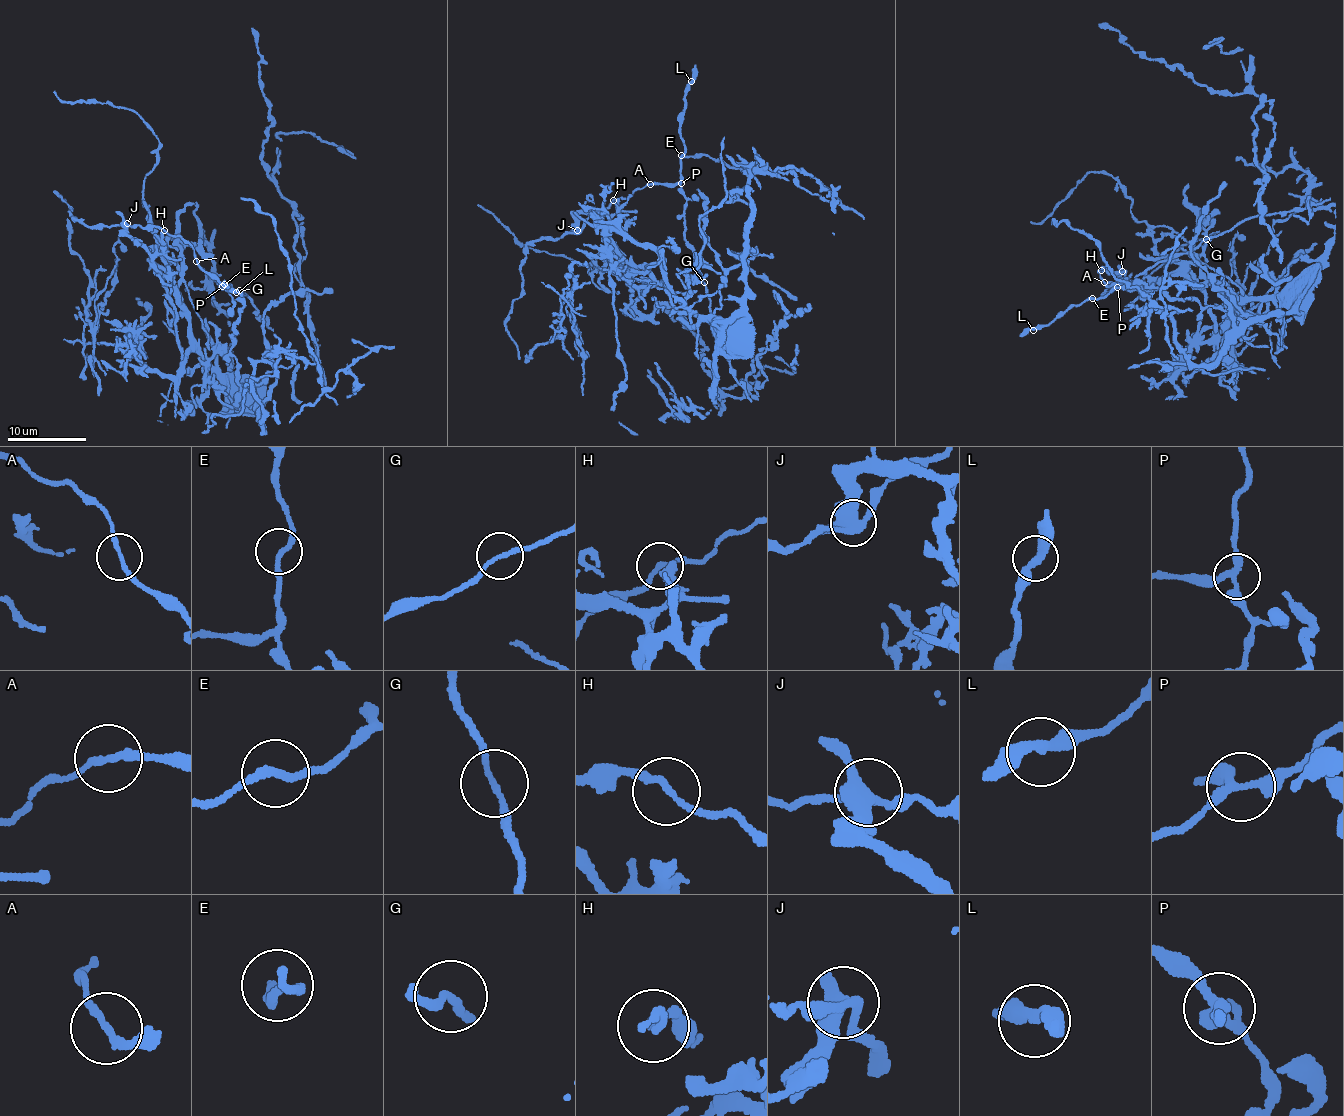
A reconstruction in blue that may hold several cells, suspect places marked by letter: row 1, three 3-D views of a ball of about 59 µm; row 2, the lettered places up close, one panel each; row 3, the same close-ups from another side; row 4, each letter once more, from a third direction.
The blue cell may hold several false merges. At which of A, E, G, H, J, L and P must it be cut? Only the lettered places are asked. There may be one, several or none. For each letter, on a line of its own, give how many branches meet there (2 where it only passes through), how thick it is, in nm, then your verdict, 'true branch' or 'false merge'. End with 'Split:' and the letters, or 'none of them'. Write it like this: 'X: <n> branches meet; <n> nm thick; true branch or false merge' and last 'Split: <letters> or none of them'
A: 2 branches meet; 180 nm thick; true branch
E: 2 branches meet; 200 nm thick; true branch
G: 2 branches meet; 160 nm thick; false merge
H: 2 branches meet; 160 nm thick; true branch
J: 4 branches meet; 400 nm thick; false merge
L: 2 branches meet; 320 nm thick; true branch
P: 3 branches meet; 260 nm thick; true branch
Split: G, J

